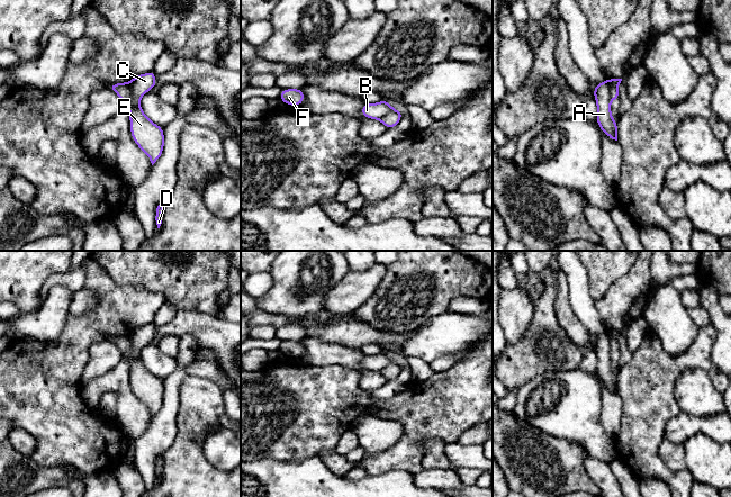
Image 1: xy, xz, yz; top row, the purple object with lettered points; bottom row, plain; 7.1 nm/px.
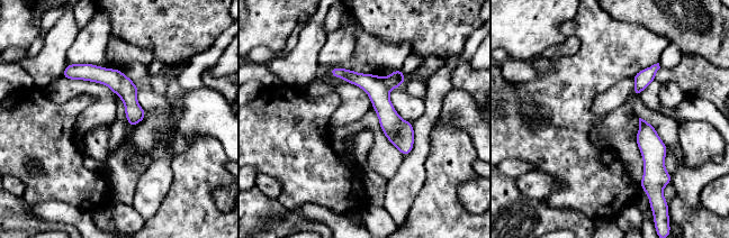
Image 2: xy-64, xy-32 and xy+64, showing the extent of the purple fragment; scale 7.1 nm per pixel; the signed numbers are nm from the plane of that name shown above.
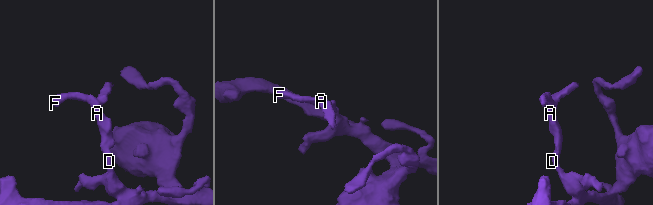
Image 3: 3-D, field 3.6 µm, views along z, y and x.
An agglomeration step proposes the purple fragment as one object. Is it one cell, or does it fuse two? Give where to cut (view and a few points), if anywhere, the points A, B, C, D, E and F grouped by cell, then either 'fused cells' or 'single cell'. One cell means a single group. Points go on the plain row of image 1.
xy (128, 334), (132, 341), (132, 349), (138, 355) | A B D E F / C | fused cells

